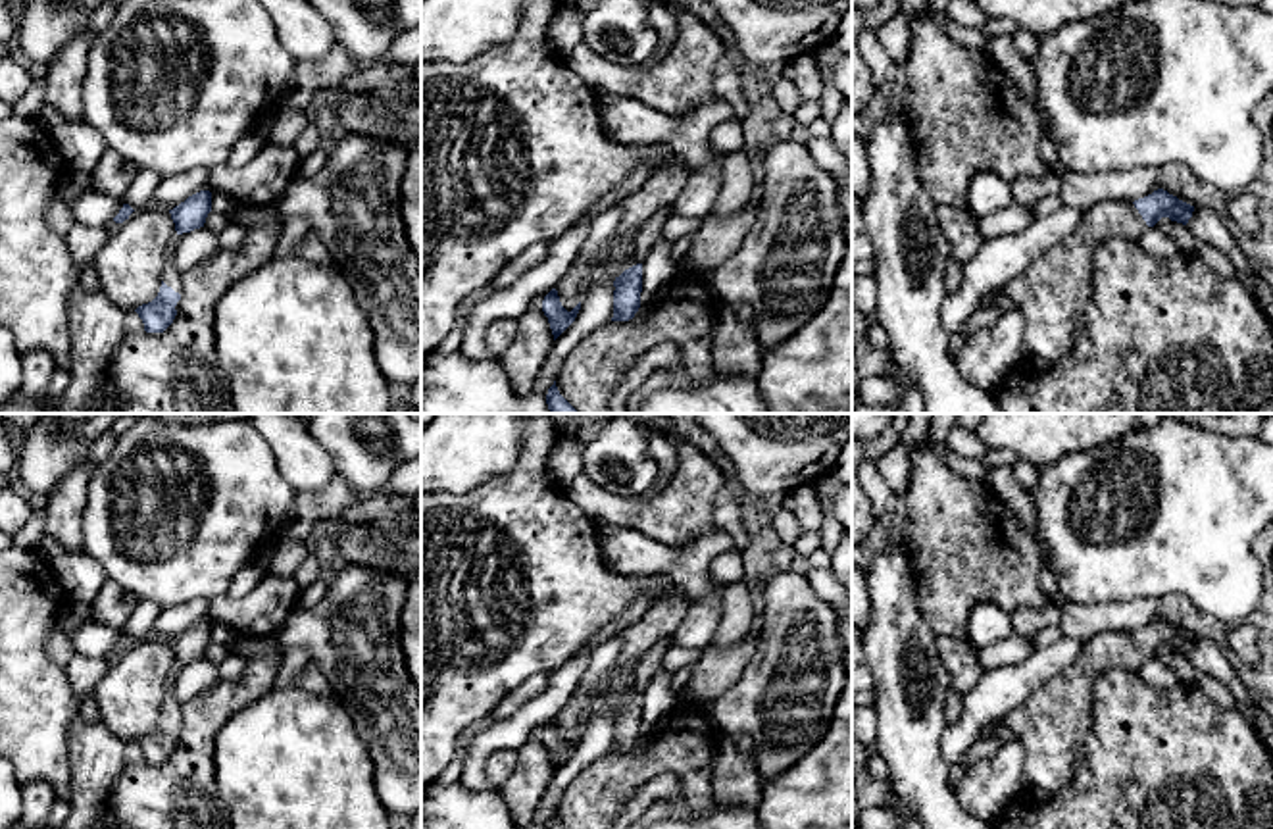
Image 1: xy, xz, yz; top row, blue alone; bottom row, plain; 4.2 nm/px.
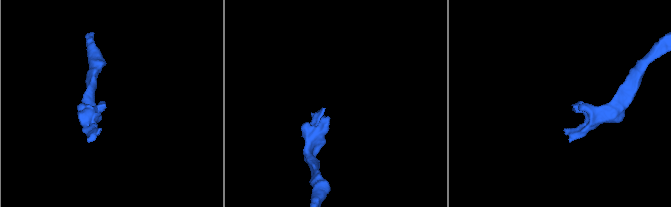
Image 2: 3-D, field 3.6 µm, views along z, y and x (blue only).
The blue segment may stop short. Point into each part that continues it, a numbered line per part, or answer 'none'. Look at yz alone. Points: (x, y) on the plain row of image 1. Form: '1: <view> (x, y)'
1: yz (1050, 724)

